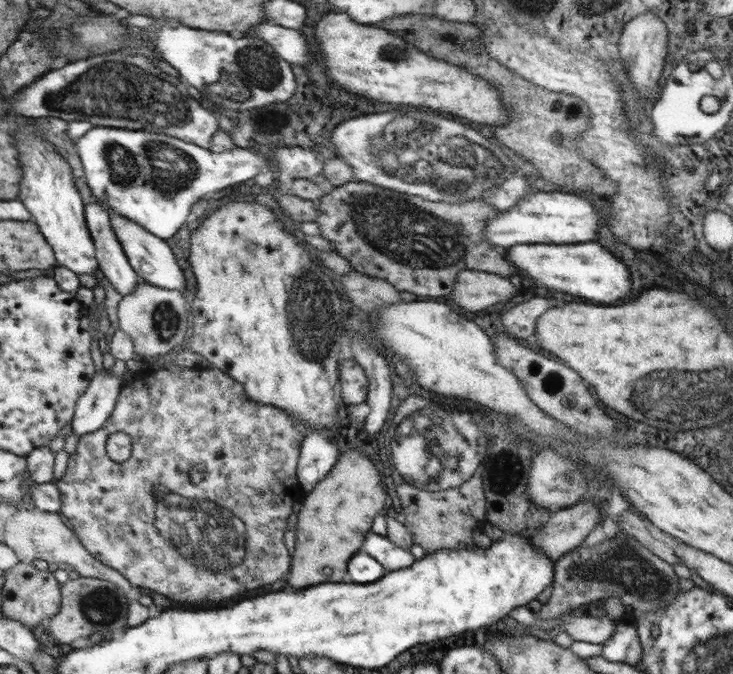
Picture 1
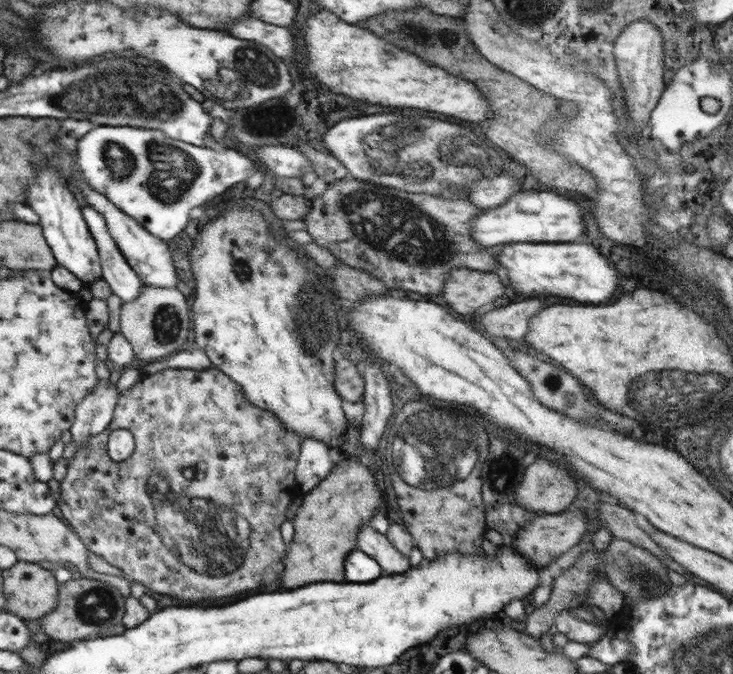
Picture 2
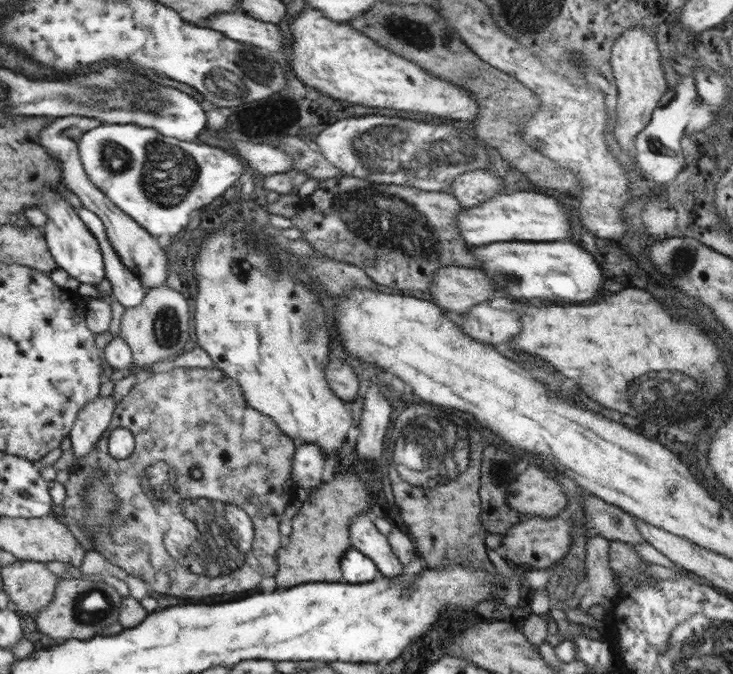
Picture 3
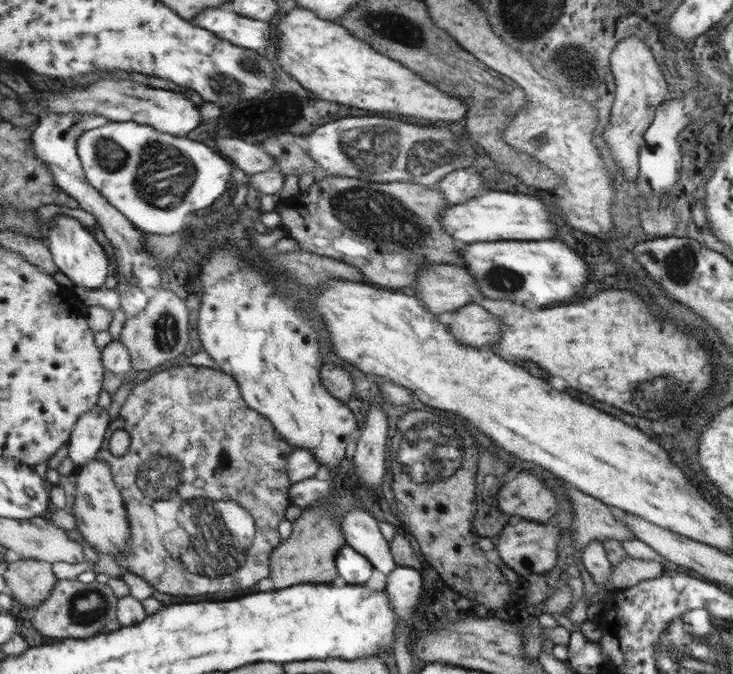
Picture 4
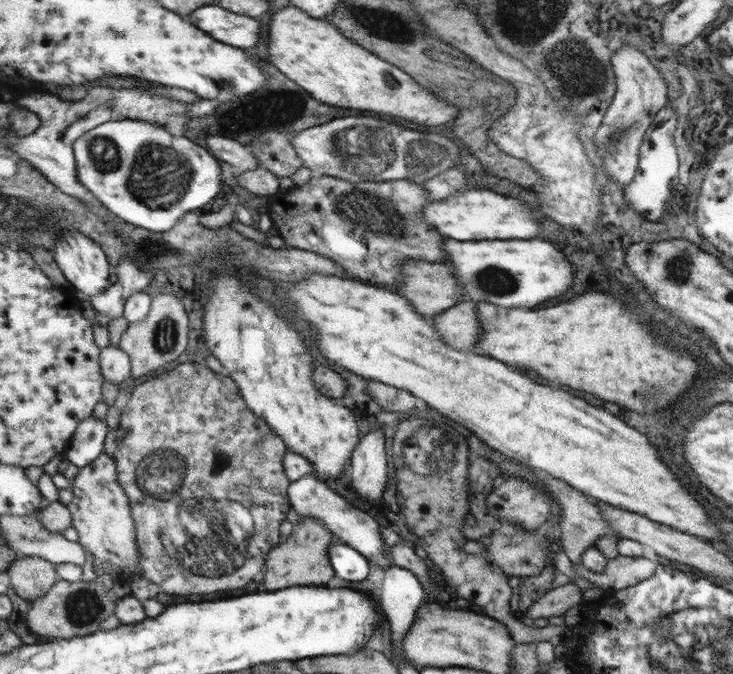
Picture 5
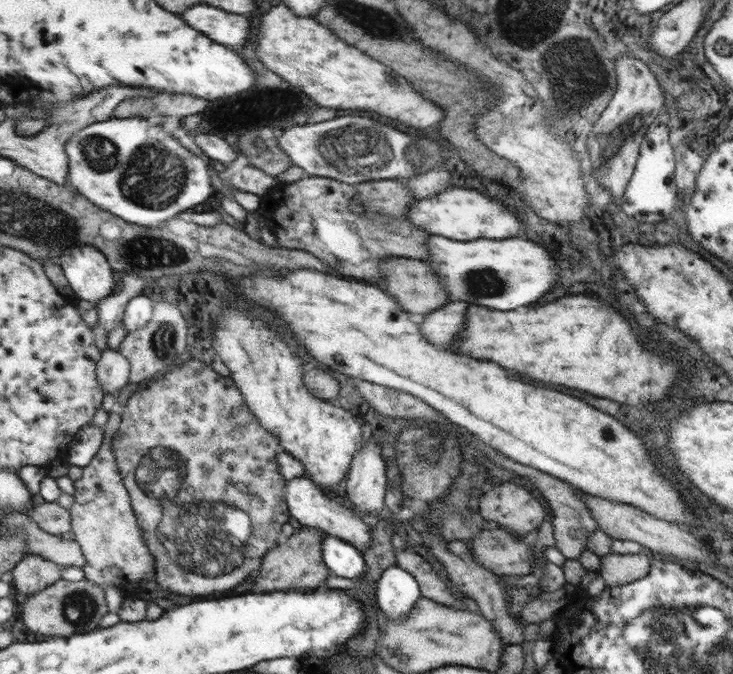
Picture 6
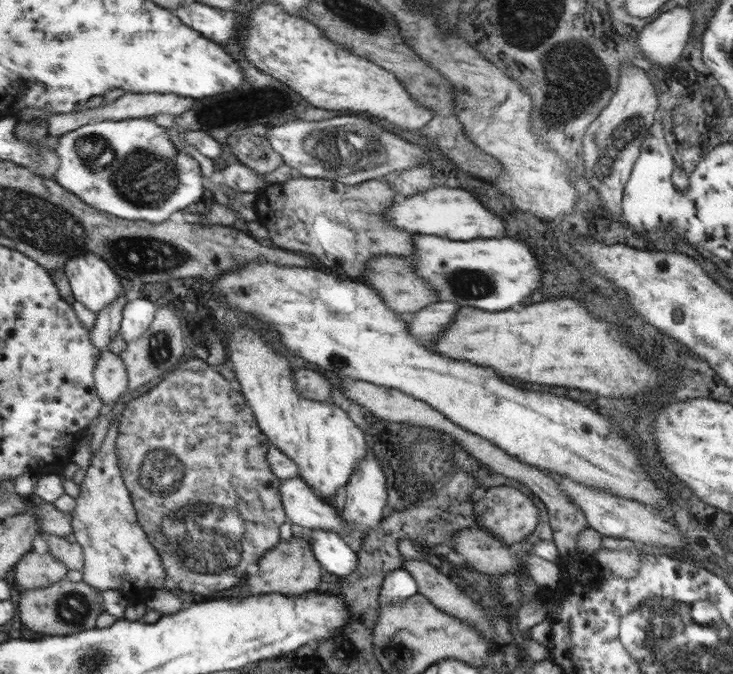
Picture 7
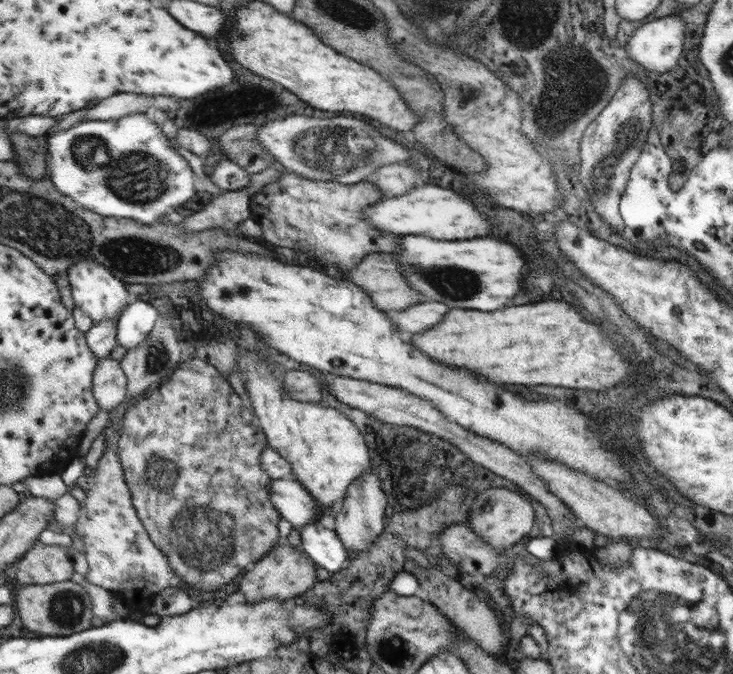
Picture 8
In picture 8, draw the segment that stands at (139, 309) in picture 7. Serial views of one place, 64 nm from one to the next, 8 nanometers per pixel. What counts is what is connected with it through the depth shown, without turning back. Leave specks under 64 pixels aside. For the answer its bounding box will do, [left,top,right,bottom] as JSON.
[118,300,159,350]

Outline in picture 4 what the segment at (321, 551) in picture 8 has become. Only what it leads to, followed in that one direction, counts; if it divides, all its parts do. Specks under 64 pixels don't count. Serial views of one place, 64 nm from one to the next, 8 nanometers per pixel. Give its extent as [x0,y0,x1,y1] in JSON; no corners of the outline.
[336,544,373,585]

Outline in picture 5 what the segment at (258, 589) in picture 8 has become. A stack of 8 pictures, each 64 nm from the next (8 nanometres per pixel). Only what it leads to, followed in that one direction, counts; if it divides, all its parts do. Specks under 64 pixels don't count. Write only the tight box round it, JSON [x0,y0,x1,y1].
[258,519,336,590]

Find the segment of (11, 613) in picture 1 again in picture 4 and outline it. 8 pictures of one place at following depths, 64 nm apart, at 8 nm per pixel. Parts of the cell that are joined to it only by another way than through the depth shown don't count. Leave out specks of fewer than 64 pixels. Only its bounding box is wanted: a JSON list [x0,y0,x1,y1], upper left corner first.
[3,558,59,611]

